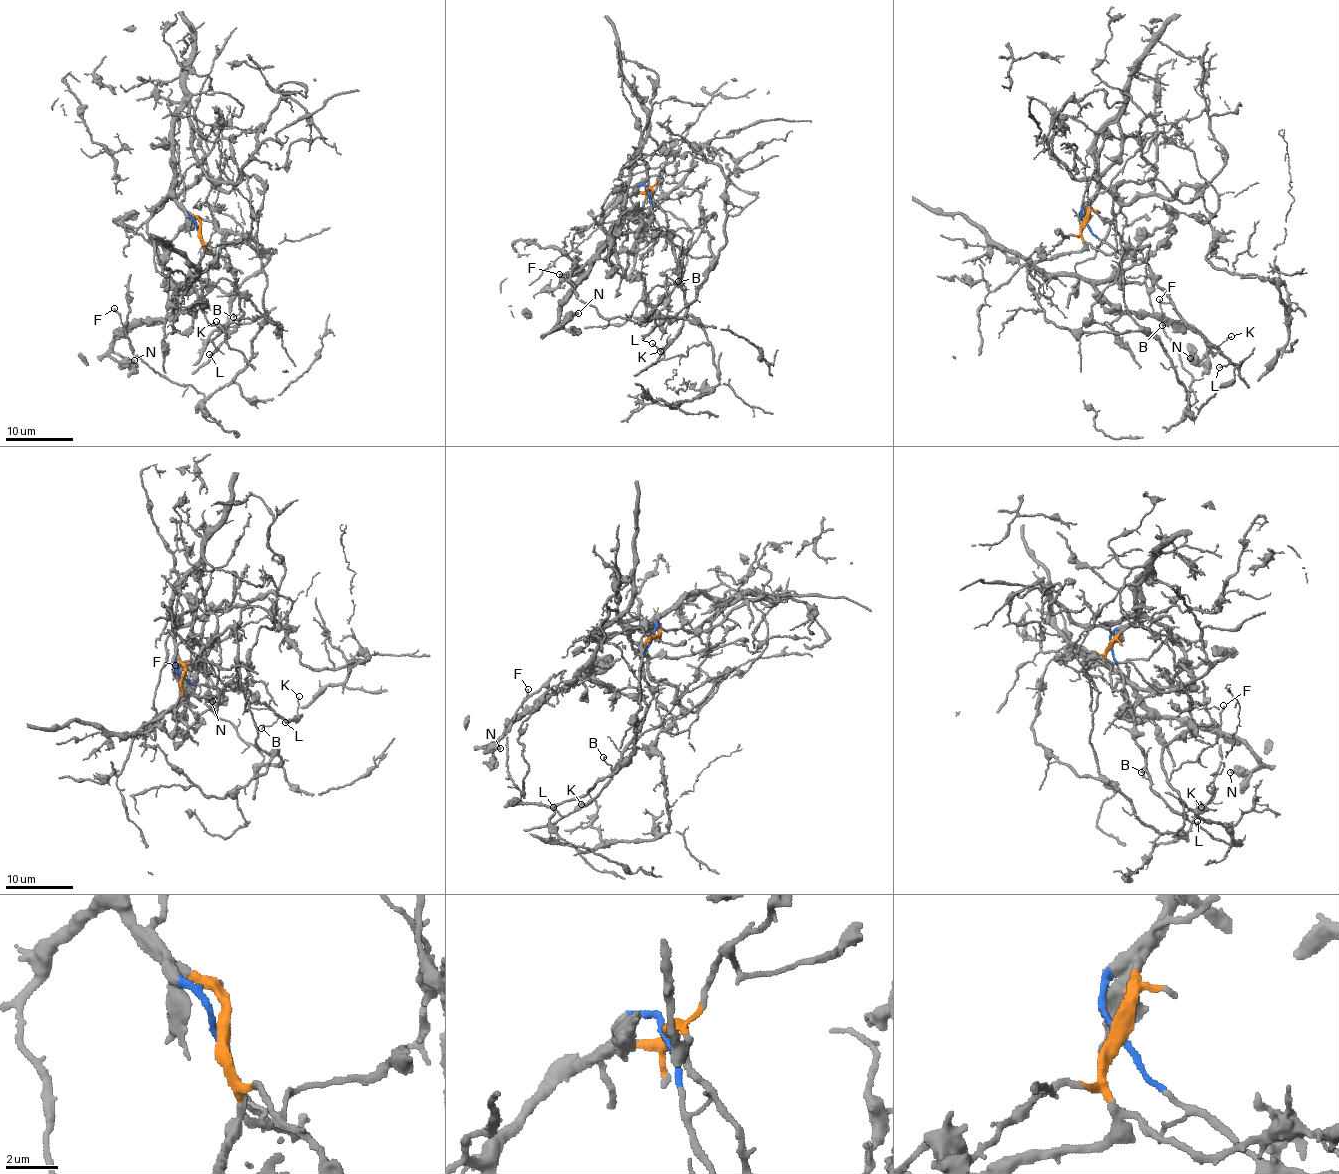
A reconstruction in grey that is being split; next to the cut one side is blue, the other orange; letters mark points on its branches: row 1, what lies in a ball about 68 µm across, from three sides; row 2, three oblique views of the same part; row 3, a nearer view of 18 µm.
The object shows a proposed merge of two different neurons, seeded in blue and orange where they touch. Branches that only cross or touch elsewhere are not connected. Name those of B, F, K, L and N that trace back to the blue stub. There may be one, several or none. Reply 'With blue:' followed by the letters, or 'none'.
With blue: B, K, L

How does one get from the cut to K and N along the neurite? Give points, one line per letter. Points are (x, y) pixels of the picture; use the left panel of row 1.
K: (199, 230), (206, 248), (230, 259), (238, 305), (243, 312), (232, 330), (225, 329), (217, 321)
N: (199, 230), (204, 255), (180, 287), (177, 305), (164, 318), (138, 319), (116, 333), (110, 355), (135, 361)

